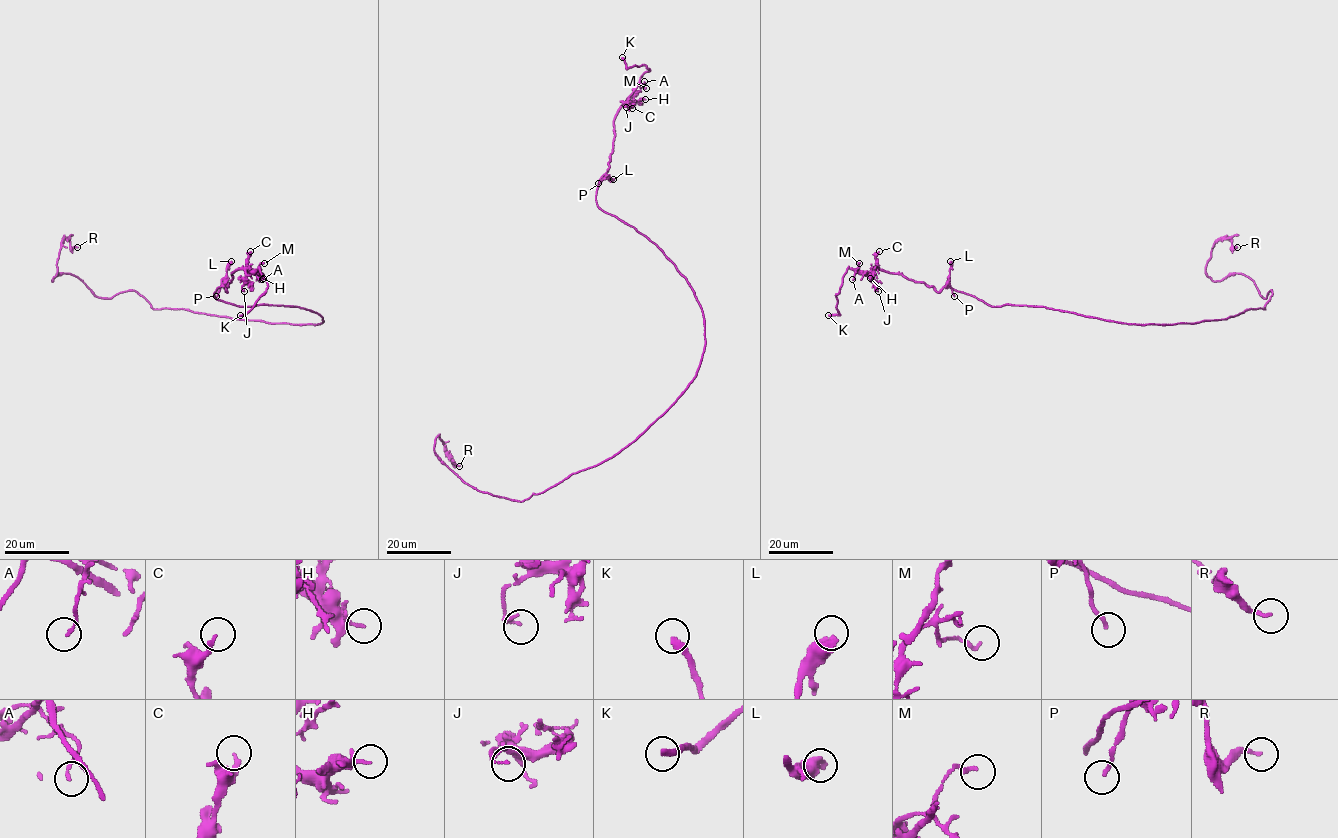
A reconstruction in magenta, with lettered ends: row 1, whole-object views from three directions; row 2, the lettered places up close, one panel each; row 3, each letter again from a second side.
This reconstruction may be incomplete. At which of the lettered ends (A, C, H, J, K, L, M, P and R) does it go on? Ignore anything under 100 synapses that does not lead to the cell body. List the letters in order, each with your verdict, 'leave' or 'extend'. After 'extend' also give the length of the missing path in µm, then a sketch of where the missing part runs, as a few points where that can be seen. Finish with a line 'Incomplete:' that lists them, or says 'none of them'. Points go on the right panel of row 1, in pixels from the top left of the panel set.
A: leave
C: leave
H: leave
J: leave
K: extend; missing 30 µm; course (828, 315), (816, 309), (810, 289), (799, 278), (774, 266), (773, 261)
L: leave
M: leave
P: leave
R: leave
Incomplete: K

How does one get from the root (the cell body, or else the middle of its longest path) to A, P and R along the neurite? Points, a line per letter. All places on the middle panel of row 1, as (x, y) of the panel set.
A: (699, 366), (705, 323), (689, 283), (655, 244), (596, 202), (612, 152), (614, 117), (644, 81)
P: (699, 366), (705, 343), (705, 323), (694, 291), (655, 244), (598, 206), (596, 192), (598, 183)
R: (699, 366), (687, 388), (634, 441), (522, 501), (465, 483), (435, 453), (439, 434), (446, 455), (459, 466)

